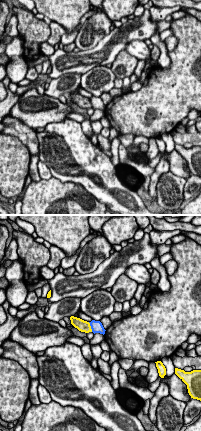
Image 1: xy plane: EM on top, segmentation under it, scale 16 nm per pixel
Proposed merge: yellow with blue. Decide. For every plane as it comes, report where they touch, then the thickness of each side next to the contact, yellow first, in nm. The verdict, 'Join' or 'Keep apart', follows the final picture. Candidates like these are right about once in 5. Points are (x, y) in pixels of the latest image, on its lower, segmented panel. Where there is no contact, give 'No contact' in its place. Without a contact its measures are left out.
Touches yellow at (90, 327). Thickness 190 nm (yellow) against 190 nm

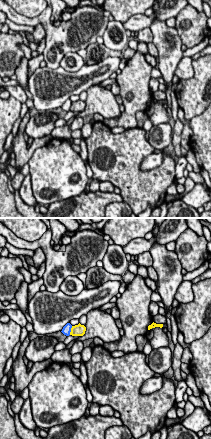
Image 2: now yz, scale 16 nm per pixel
Touches yellow at (71, 330). Thickness 190 nm (yellow) against 140 nm

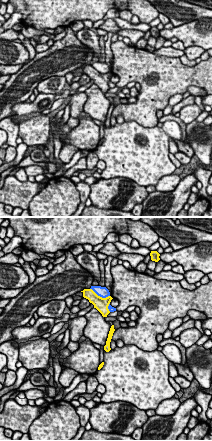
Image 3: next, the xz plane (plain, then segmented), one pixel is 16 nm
Touches yellow at (99, 296). Thickness 220 nm (yellow) against 170 nm

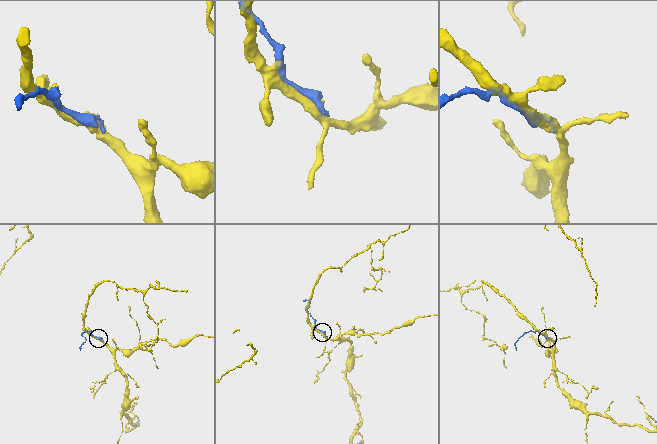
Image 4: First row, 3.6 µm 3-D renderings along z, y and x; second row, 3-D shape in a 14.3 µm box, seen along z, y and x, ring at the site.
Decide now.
Join

